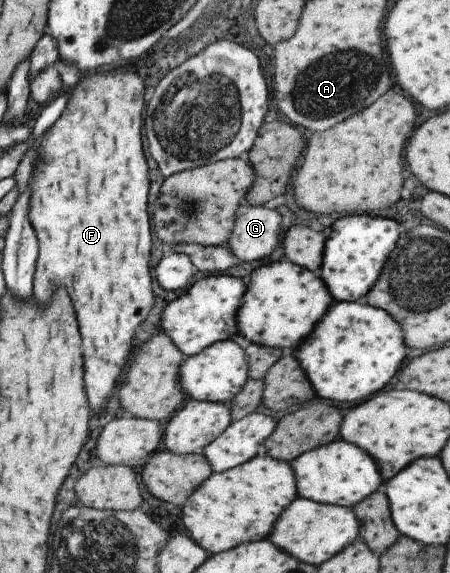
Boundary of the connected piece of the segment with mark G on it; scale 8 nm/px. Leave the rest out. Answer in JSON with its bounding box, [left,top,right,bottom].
[226,200,280,263]

